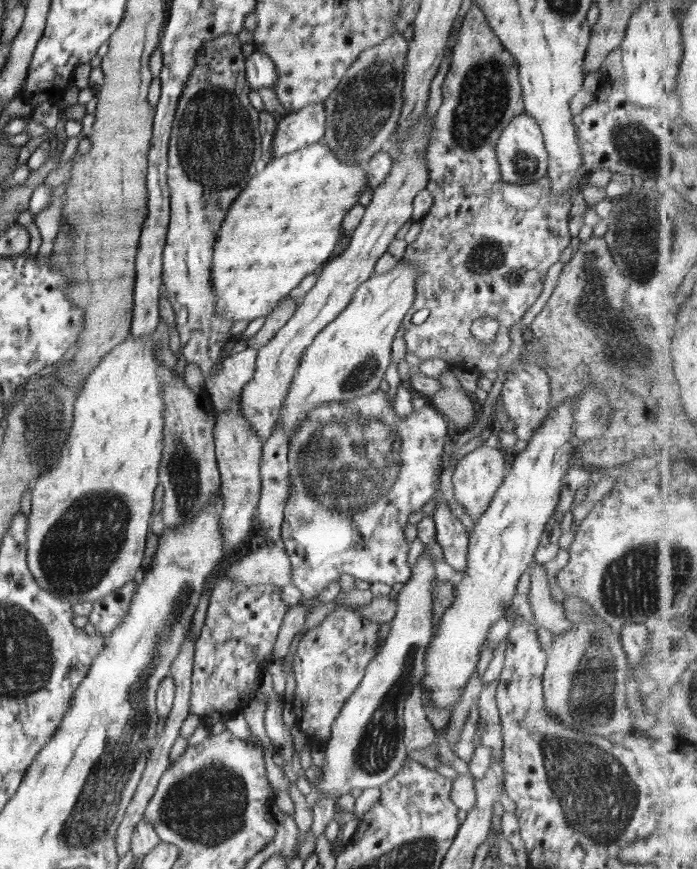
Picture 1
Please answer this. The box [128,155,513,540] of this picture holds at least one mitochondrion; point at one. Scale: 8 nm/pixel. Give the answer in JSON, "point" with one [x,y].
{"point":[350,463]}

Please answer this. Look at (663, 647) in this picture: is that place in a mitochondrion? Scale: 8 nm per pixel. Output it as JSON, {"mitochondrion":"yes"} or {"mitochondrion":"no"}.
{"mitochondrion":"yes"}

